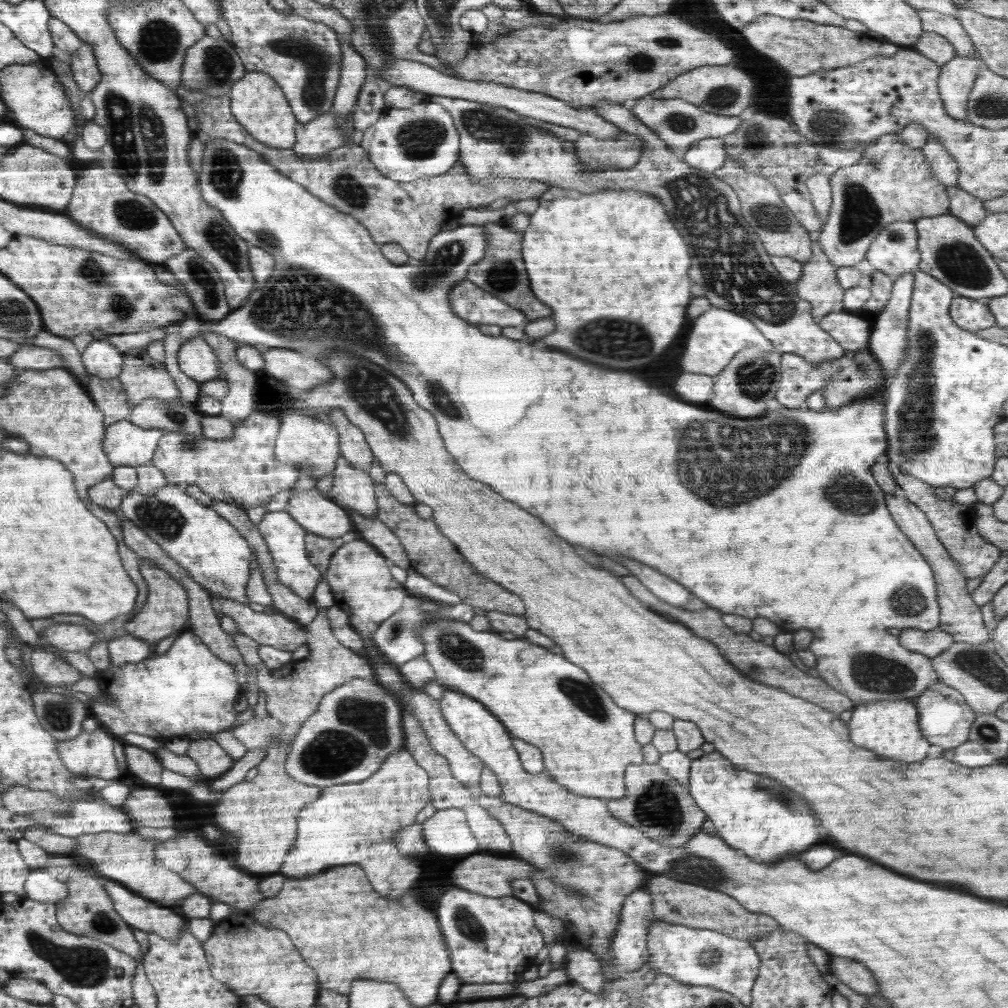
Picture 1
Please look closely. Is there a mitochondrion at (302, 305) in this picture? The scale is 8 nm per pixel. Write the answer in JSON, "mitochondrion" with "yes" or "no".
{"mitochondrion":"yes"}

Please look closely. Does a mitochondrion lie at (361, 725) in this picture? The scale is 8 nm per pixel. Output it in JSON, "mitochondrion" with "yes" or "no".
{"mitochondrion":"yes"}

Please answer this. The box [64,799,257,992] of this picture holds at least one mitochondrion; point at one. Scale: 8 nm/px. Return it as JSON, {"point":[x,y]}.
{"point":[101,922]}

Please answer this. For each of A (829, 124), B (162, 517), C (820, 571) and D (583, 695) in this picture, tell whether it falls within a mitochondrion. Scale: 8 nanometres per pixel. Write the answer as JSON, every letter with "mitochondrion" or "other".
{"A":"mitochondrion","B":"mitochondrion","C":"other","D":"mitochondrion"}

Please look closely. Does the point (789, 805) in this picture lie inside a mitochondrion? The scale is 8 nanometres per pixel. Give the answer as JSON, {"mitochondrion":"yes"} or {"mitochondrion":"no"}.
{"mitochondrion":"yes"}

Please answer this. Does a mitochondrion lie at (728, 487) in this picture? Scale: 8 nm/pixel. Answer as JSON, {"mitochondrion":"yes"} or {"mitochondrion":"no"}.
{"mitochondrion":"yes"}

